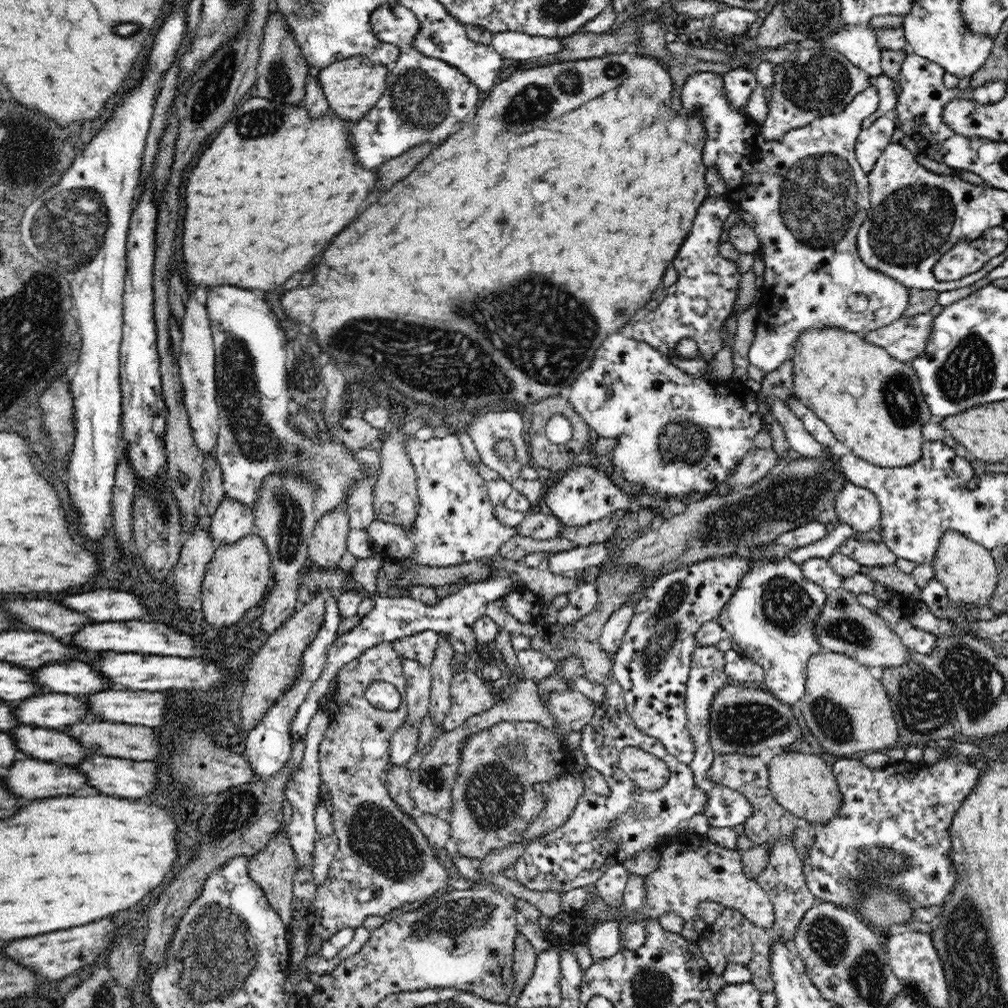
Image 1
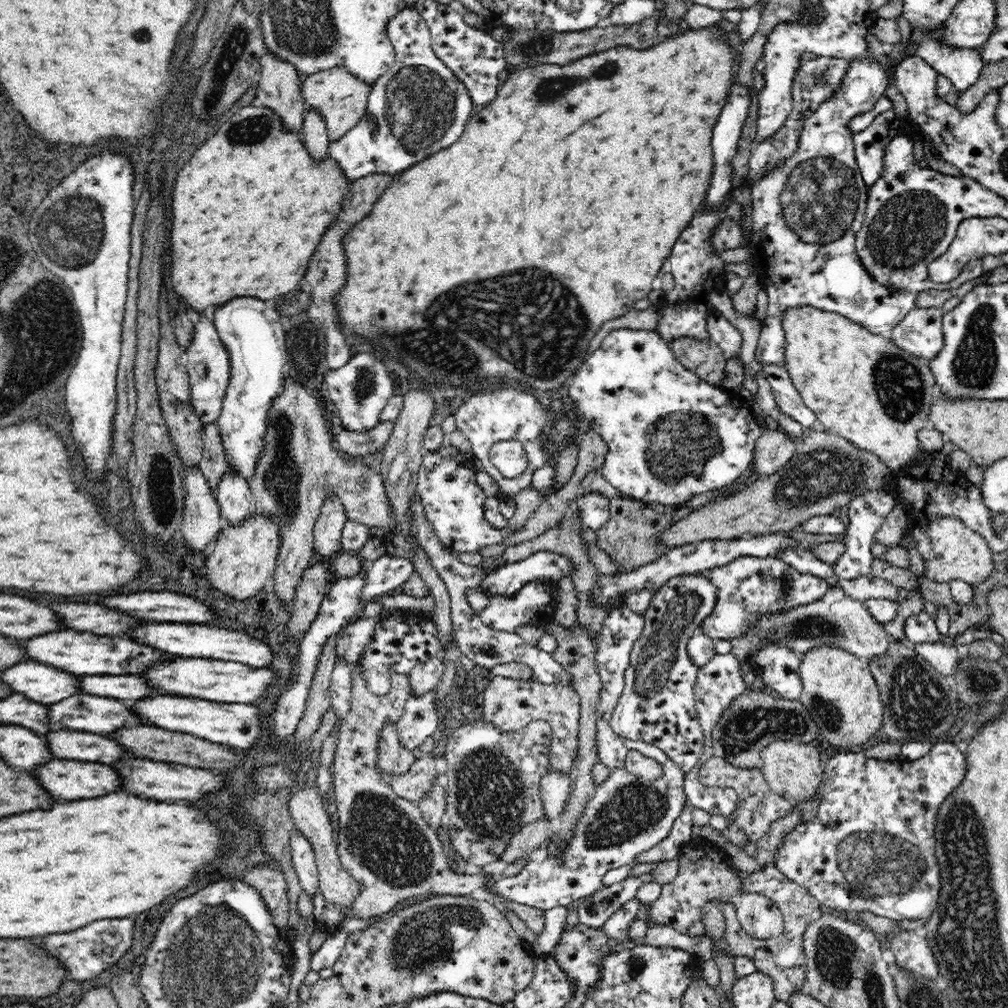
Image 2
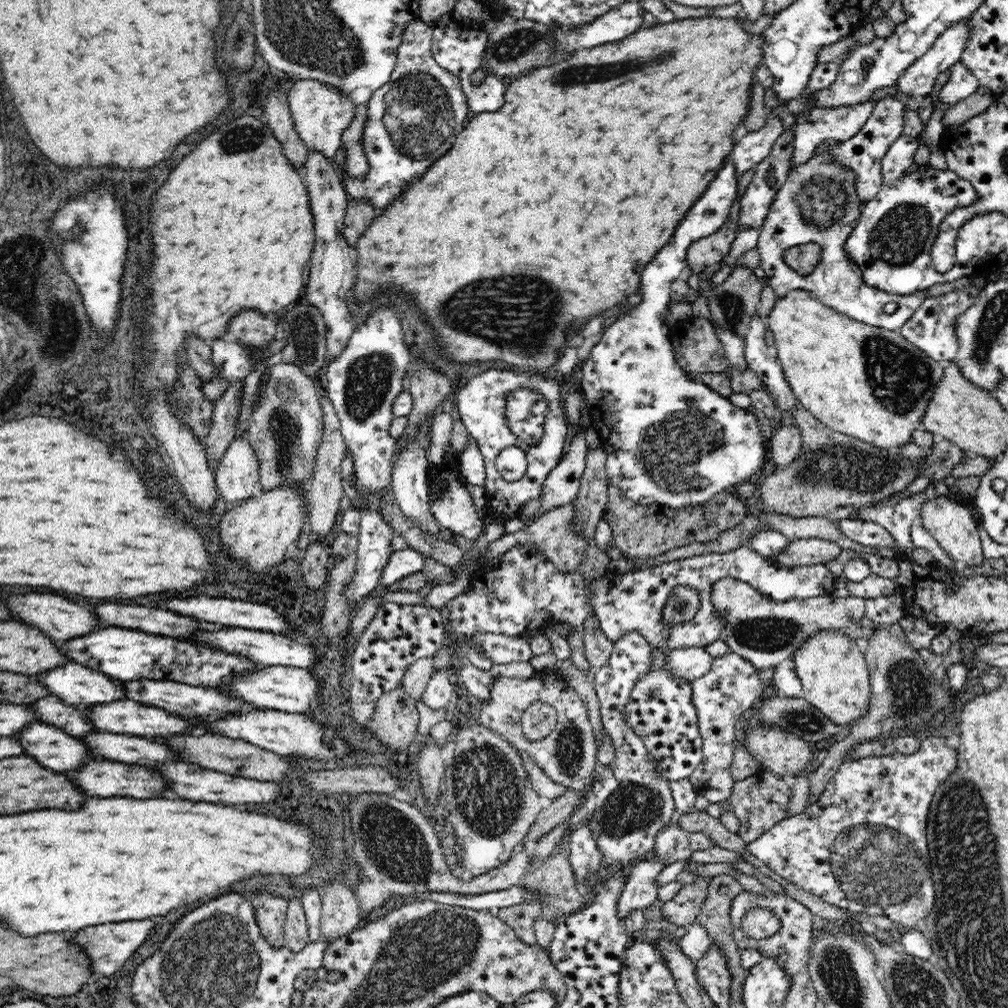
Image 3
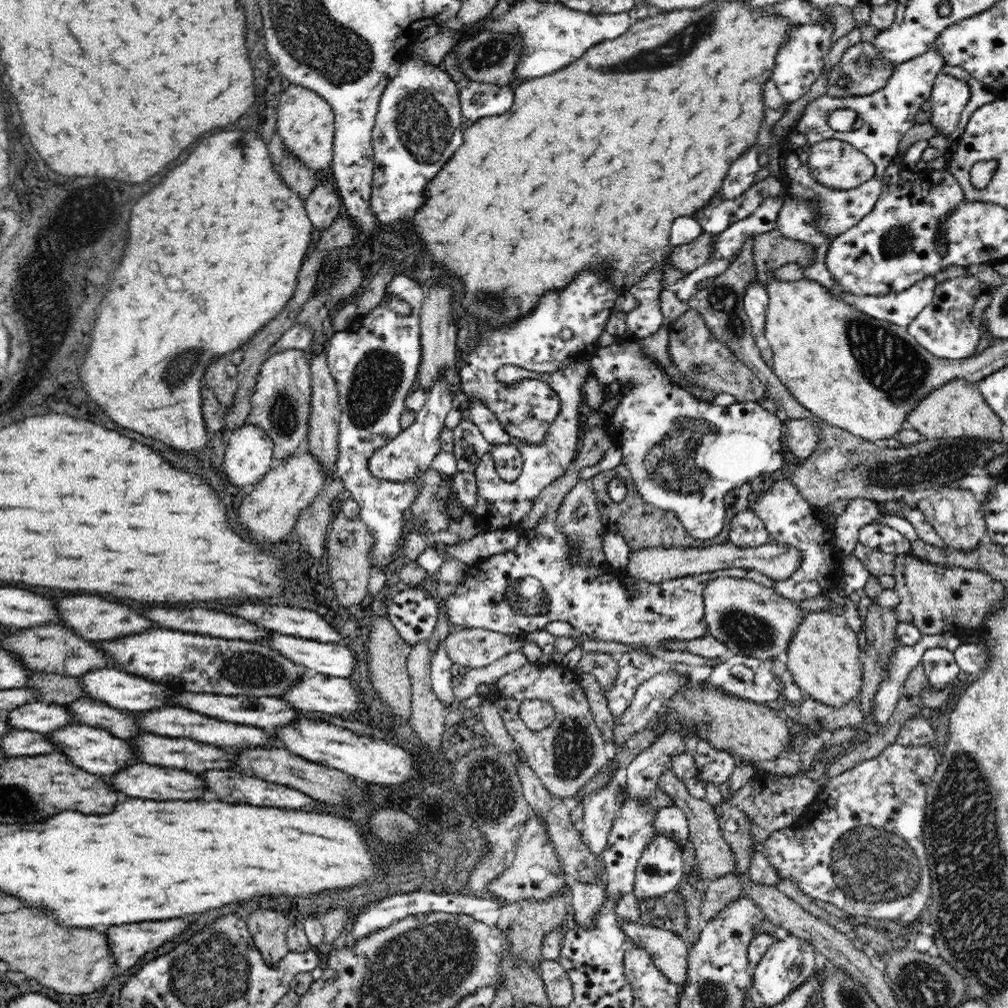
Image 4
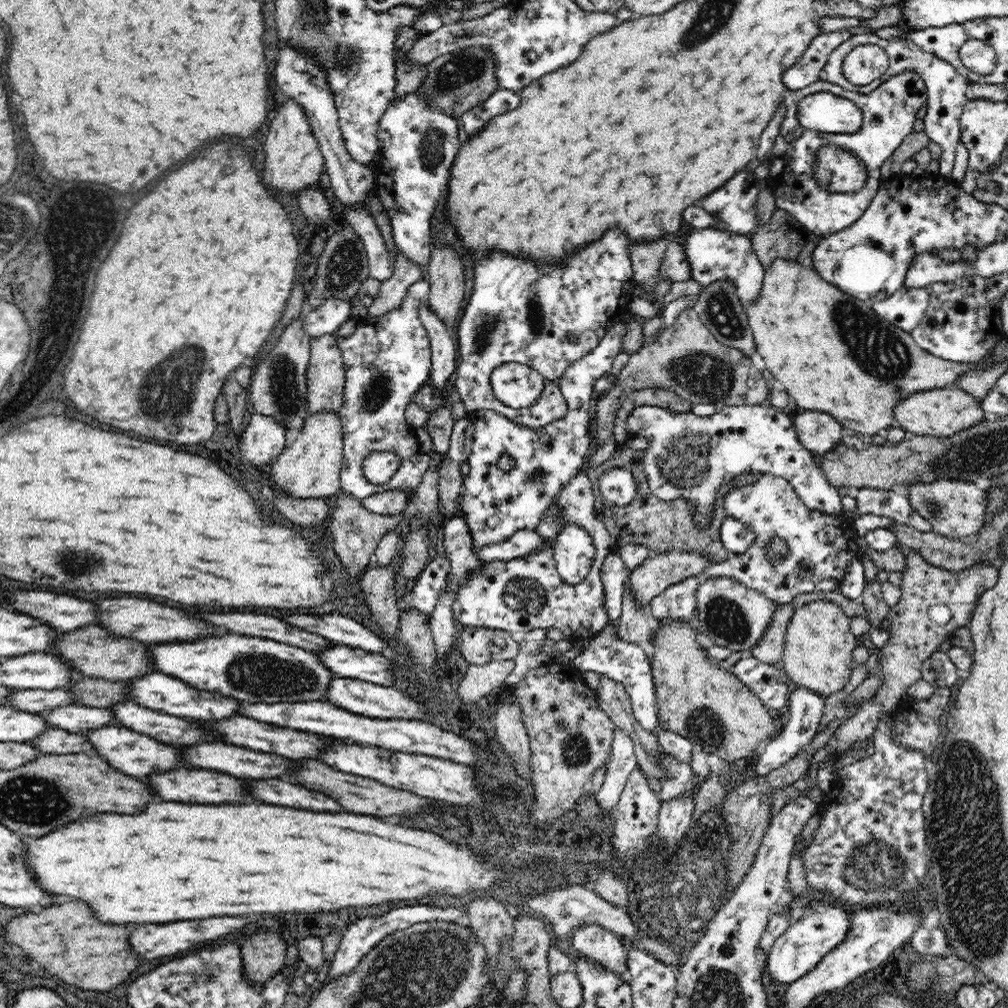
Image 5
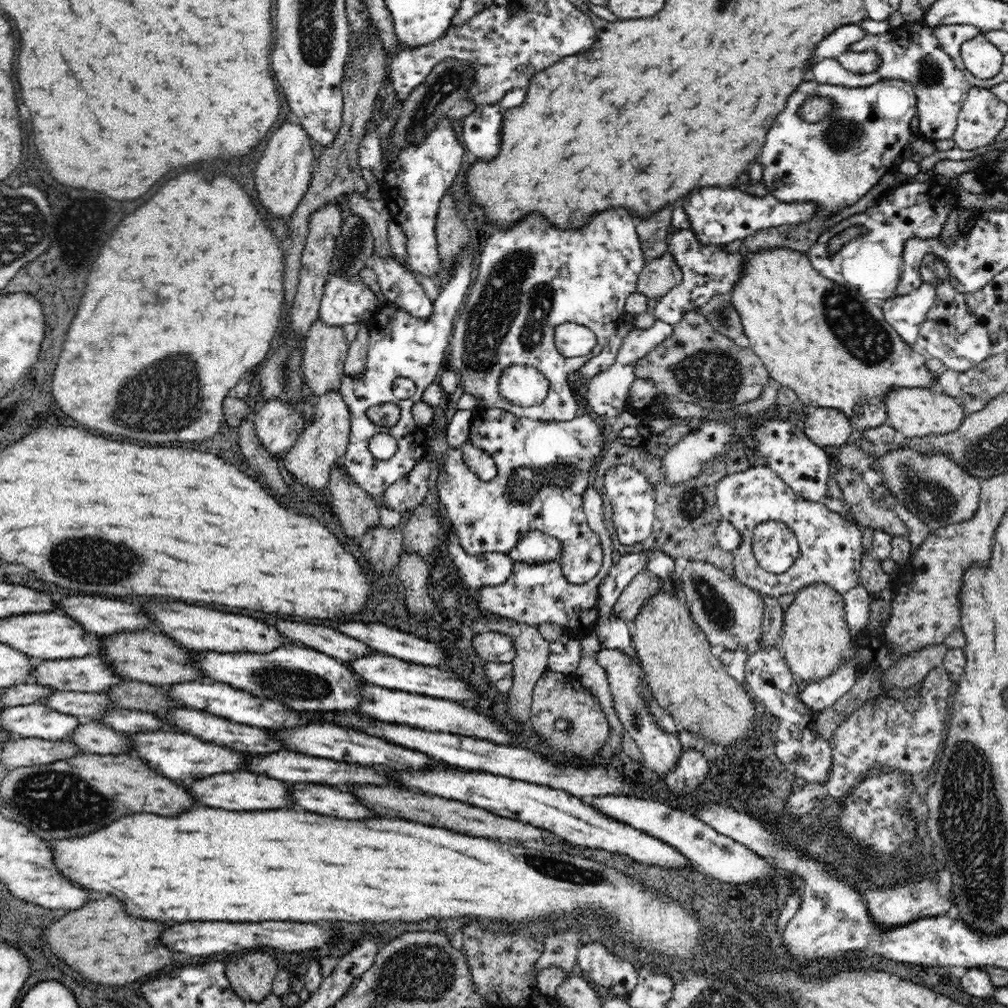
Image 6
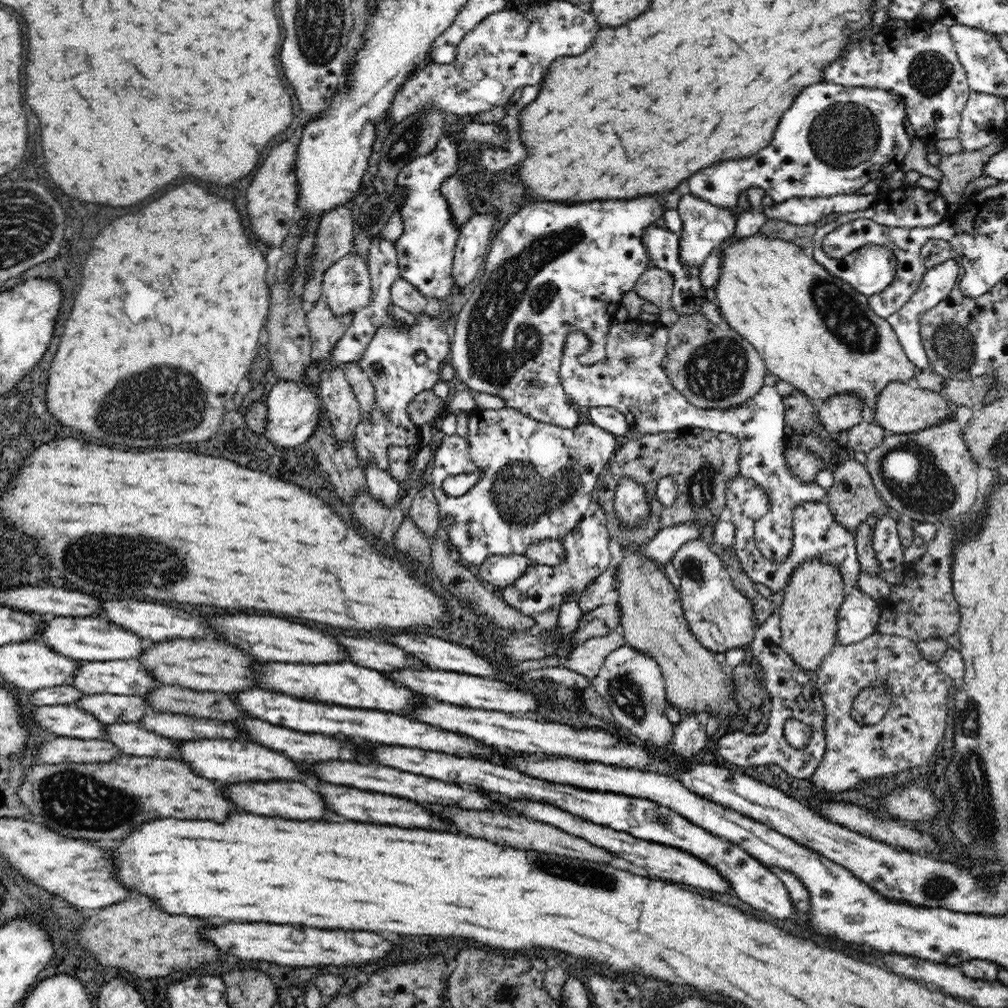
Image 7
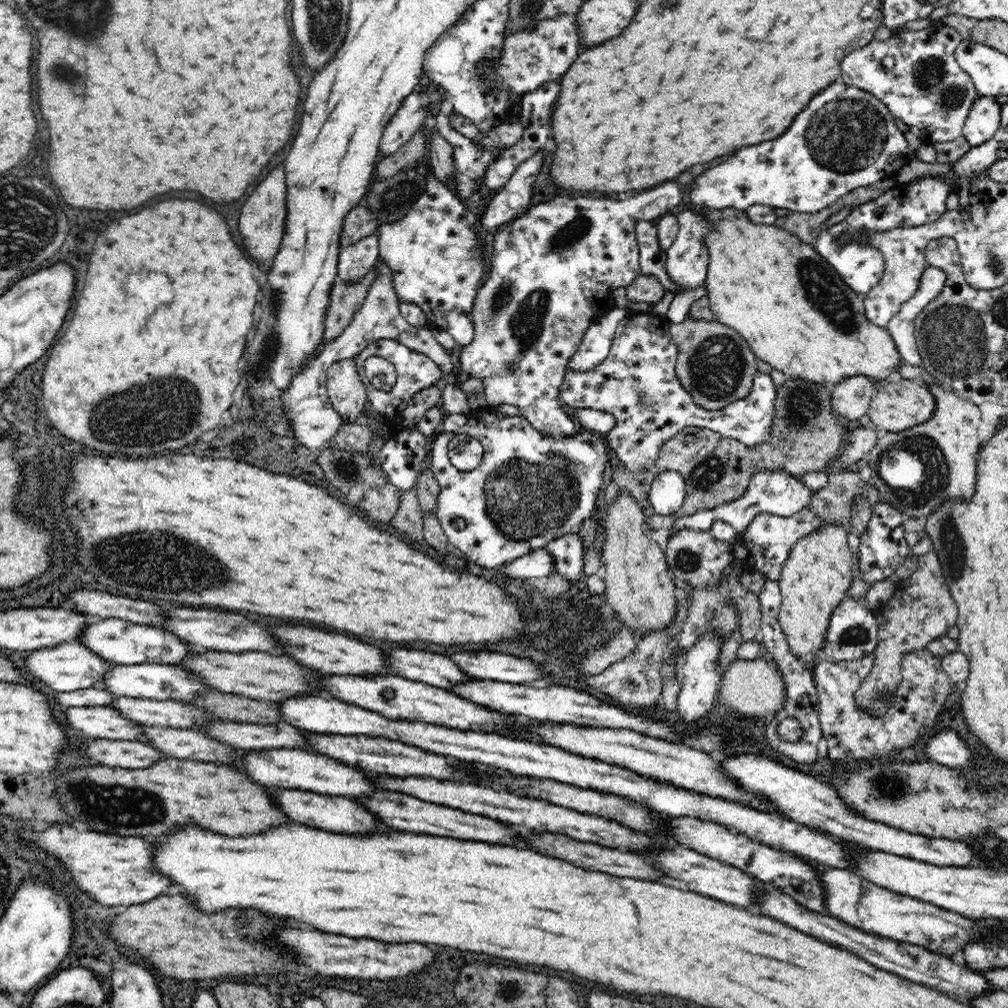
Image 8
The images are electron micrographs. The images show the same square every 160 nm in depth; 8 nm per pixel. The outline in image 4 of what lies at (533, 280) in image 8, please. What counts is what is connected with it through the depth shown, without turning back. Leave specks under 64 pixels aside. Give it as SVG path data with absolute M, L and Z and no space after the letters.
M582 270L564 290L546 292L540 298L538 306L530 314L526 314L518 320L510 321L502 328L480 329L480 342L462 360L459 372L461 389L467 400L477 398L478 401L486 404L486 408L495 413L506 432L514 438L535 445L542 442L549 426L556 420L562 408L560 394L554 392L546 382L534 380L534 378L526 378L526 380L520 380L516 384L506 386L506 384L496 380L495 373L504 365L516 365L534 372L551 373L569 367L575 362L588 360L600 348L598 339L605 330L606 322L613 312L619 294L622 294L622 291L616 290L613 284L607 280L605 274L597 274L594 270Z

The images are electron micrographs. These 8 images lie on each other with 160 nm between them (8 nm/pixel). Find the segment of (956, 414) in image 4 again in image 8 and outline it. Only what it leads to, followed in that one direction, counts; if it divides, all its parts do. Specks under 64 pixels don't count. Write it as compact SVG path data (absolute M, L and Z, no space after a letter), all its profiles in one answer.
M901 379L878 387L871 398L867 415L880 434L899 433L927 422L934 416L934 410L937 410L936 399L924 384L914 379Z

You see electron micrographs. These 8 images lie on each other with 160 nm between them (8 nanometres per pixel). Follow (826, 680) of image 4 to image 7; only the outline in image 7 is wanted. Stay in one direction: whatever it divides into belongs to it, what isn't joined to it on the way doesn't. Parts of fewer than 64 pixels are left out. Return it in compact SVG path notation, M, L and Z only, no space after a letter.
M802 562L790 575L787 585L783 588L783 602L779 607L779 628L781 629L780 644L798 667L816 674L823 658L836 646L837 614L849 589L844 584L844 577L838 567L826 562Z

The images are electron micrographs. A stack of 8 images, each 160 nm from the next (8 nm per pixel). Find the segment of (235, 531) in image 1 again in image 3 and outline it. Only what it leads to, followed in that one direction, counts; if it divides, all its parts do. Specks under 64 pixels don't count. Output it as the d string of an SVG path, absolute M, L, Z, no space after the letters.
M236 435L233 438L214 473L218 494L226 498L228 506L239 505L247 498L257 497L263 493L262 485L260 485L260 463L258 463L256 451L248 443L246 436Z

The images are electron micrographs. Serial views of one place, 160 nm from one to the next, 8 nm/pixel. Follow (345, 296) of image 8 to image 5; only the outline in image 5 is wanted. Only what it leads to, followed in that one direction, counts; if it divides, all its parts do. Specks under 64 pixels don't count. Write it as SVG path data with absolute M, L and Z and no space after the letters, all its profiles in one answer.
M324 334L310 340L310 358L307 366L307 403L310 416L334 412L338 415L343 403L345 368L335 334Z

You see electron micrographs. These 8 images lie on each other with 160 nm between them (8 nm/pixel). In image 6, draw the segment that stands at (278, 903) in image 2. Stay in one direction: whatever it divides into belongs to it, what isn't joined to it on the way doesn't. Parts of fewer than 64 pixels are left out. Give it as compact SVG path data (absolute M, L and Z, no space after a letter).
M263 949L244 951L244 956L228 962L225 973L232 990L242 1000L262 1002L268 994L273 994L274 977L279 970L272 955Z

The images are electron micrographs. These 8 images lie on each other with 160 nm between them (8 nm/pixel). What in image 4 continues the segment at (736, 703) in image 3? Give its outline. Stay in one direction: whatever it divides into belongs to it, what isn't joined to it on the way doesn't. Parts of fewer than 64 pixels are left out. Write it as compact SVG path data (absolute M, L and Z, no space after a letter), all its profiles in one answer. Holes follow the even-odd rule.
M738 654L730 657L725 662L718 662L711 669L710 676L704 683L710 683L716 689L730 693L730 695L738 695L740 698L761 704L766 701L778 700L783 690L782 683L776 682L776 676L772 673L770 661ZM700 738L693 755L698 768L698 778L703 784L712 783L716 787L730 780L736 768L732 754L716 750Z

